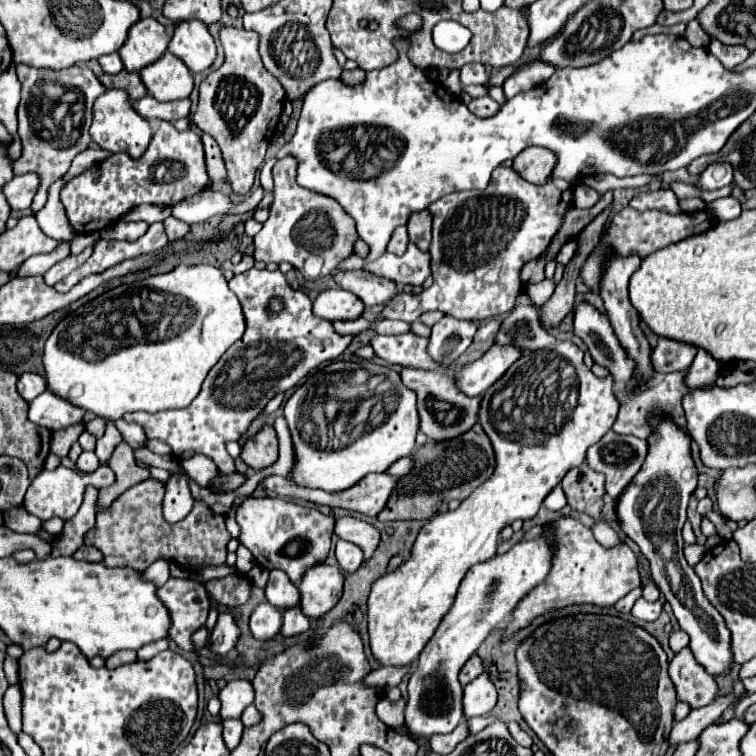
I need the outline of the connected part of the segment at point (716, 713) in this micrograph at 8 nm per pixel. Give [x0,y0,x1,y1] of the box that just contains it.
[668,680,746,746]

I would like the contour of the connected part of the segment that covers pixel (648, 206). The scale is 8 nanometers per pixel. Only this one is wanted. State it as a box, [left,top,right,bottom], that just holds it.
[632,188,680,214]

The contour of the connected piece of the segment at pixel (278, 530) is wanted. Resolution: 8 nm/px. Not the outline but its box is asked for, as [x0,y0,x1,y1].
[236,496,334,584]

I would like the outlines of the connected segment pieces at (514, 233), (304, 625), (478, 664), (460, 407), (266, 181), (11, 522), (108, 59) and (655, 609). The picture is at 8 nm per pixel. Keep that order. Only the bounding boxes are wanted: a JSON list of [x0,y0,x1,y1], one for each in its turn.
[[382,166,574,324],[280,606,310,638],[460,654,484,686],[400,368,478,440],[260,158,276,190],[4,504,40,534],[100,52,124,74],[632,598,662,622]]

